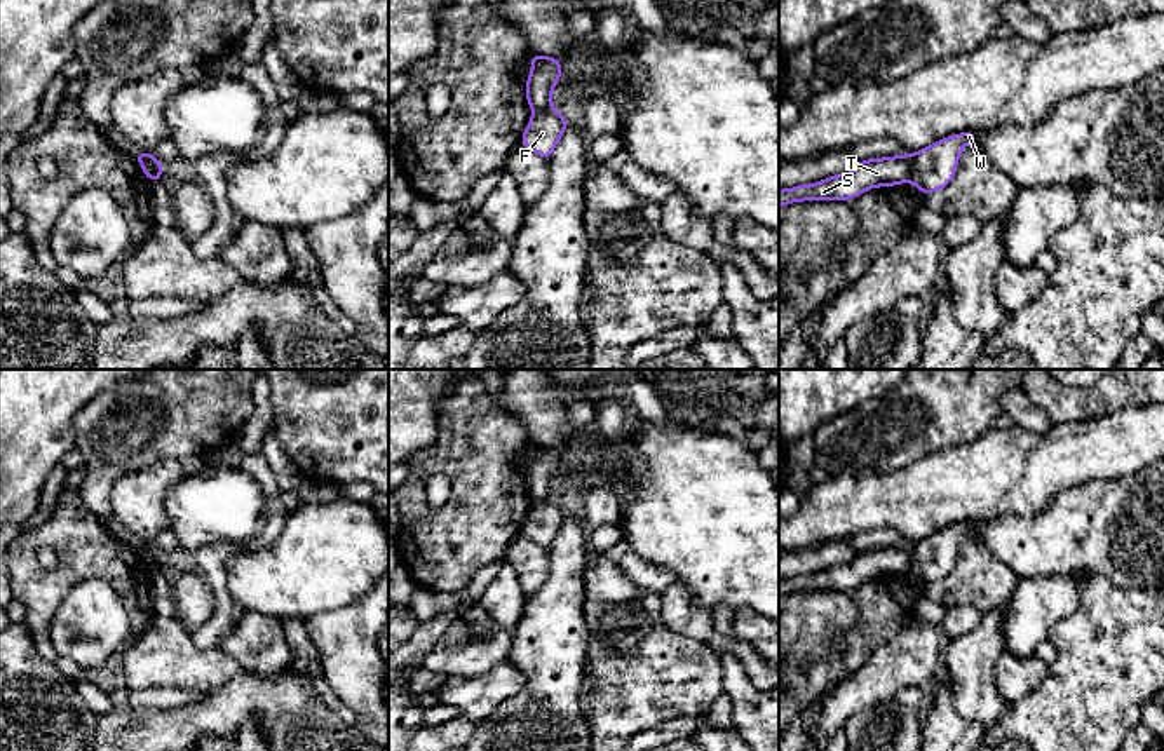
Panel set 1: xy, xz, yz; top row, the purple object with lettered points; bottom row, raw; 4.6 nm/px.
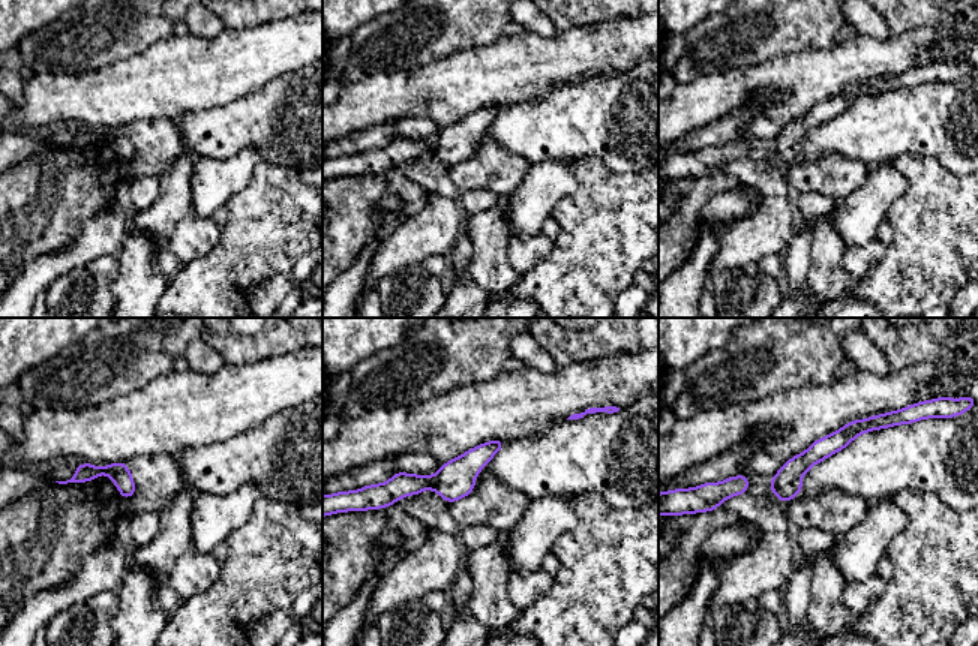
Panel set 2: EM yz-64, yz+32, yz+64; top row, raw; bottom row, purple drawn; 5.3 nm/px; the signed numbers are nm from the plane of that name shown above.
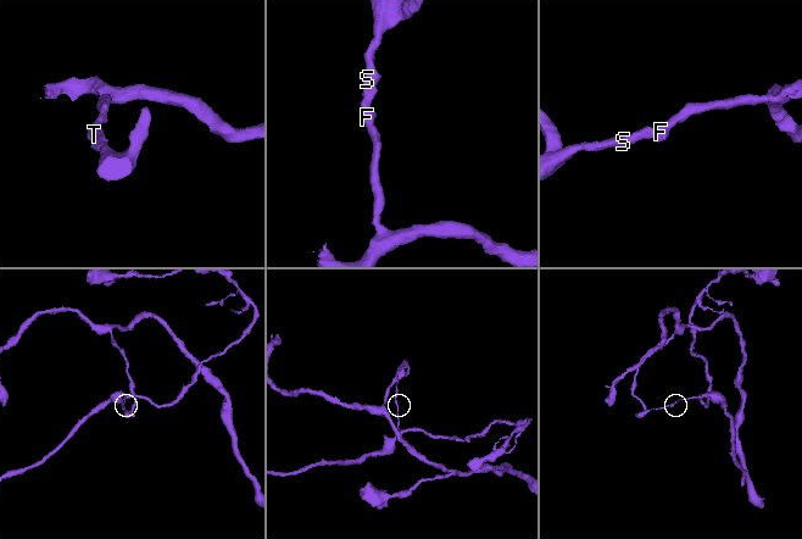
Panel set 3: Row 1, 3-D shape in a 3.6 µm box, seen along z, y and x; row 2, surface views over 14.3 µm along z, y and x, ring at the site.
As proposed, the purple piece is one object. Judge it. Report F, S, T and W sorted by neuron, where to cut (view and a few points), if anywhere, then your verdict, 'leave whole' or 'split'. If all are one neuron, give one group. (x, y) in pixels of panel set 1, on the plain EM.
F W / S T; cut in yz along (912, 546), (908, 570); split

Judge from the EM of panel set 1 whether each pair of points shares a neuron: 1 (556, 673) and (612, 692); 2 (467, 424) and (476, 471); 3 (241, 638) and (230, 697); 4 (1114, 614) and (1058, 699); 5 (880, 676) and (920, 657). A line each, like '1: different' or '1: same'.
1: different
2: same
3: different
4: same
5: same

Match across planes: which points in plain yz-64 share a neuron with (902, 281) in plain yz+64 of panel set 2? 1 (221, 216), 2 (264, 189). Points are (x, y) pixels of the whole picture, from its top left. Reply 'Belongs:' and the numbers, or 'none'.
Belongs: 2

